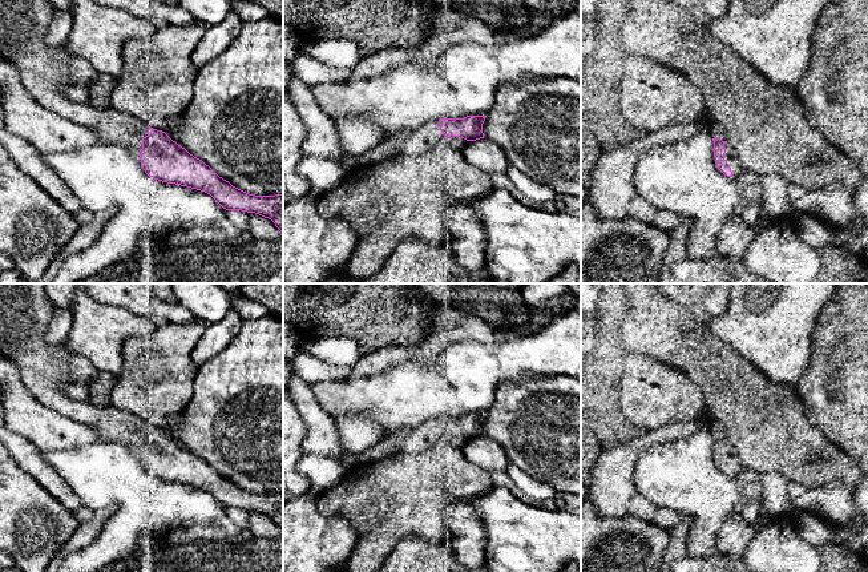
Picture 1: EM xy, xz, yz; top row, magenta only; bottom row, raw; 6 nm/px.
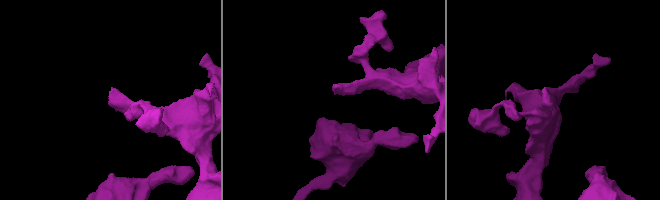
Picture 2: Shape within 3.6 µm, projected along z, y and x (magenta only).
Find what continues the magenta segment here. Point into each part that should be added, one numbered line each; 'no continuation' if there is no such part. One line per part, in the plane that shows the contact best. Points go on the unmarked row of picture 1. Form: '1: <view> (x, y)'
1: yz (715, 427)

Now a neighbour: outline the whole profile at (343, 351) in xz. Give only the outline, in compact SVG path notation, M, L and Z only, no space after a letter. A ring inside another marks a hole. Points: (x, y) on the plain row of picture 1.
M347 337L303 341L302 350L331 366L352 367L362 357L360 346Z

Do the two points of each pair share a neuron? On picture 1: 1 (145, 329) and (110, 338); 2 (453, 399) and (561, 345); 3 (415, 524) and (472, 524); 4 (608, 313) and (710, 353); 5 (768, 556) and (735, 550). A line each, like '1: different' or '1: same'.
1: same
2: same
3: different
4: different
5: different

